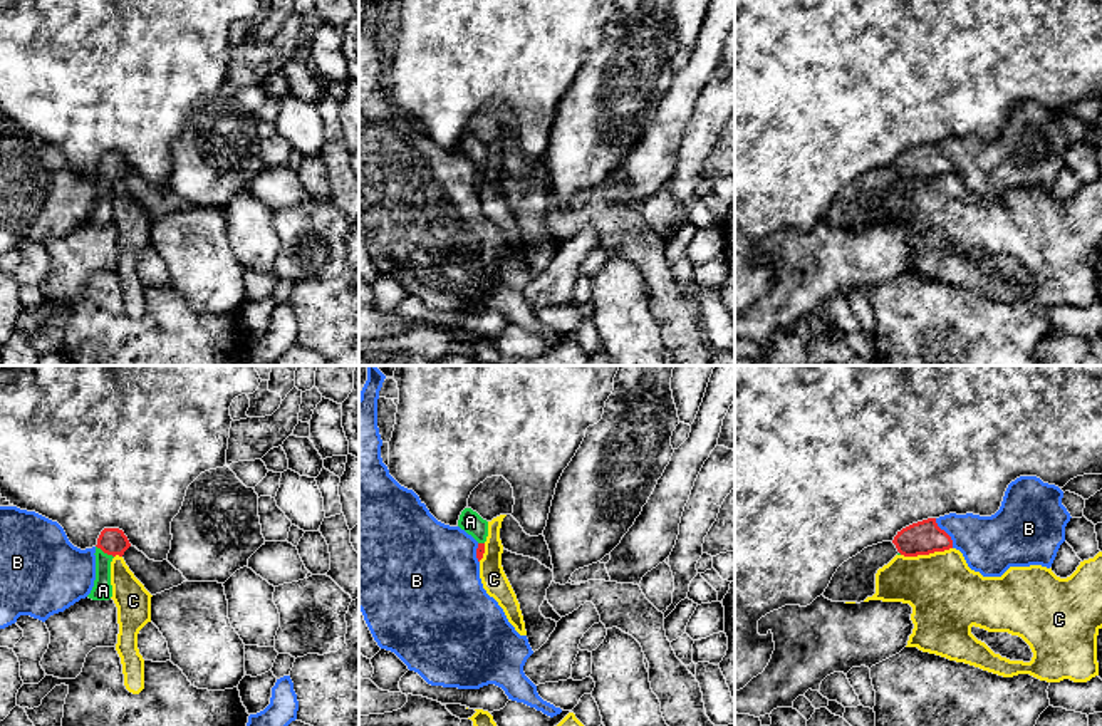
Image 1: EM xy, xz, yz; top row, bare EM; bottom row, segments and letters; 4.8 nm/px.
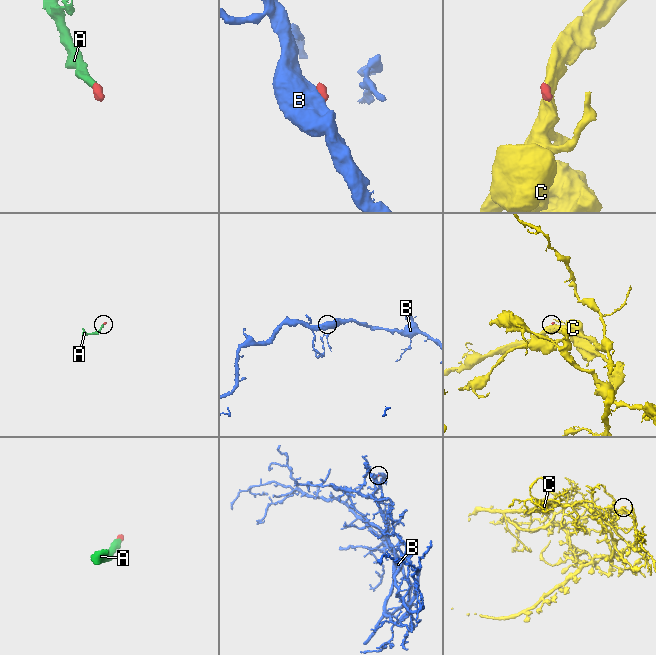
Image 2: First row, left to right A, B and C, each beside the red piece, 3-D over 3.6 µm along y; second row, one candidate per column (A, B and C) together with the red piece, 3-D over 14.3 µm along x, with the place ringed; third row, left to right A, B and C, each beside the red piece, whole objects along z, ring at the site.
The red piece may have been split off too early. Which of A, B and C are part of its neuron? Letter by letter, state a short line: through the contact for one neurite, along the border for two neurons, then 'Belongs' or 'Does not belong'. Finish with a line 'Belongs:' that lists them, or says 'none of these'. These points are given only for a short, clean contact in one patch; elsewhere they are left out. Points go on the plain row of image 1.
A: Line: xy (113, 166), (104, 176), (103, 215). Belongs
B: Line: yz (935, 143), (950, 161), (953, 171). Does not belong
C: Line: yz (951, 171), (941, 176), (901, 180). Does not belong
Belongs: A

